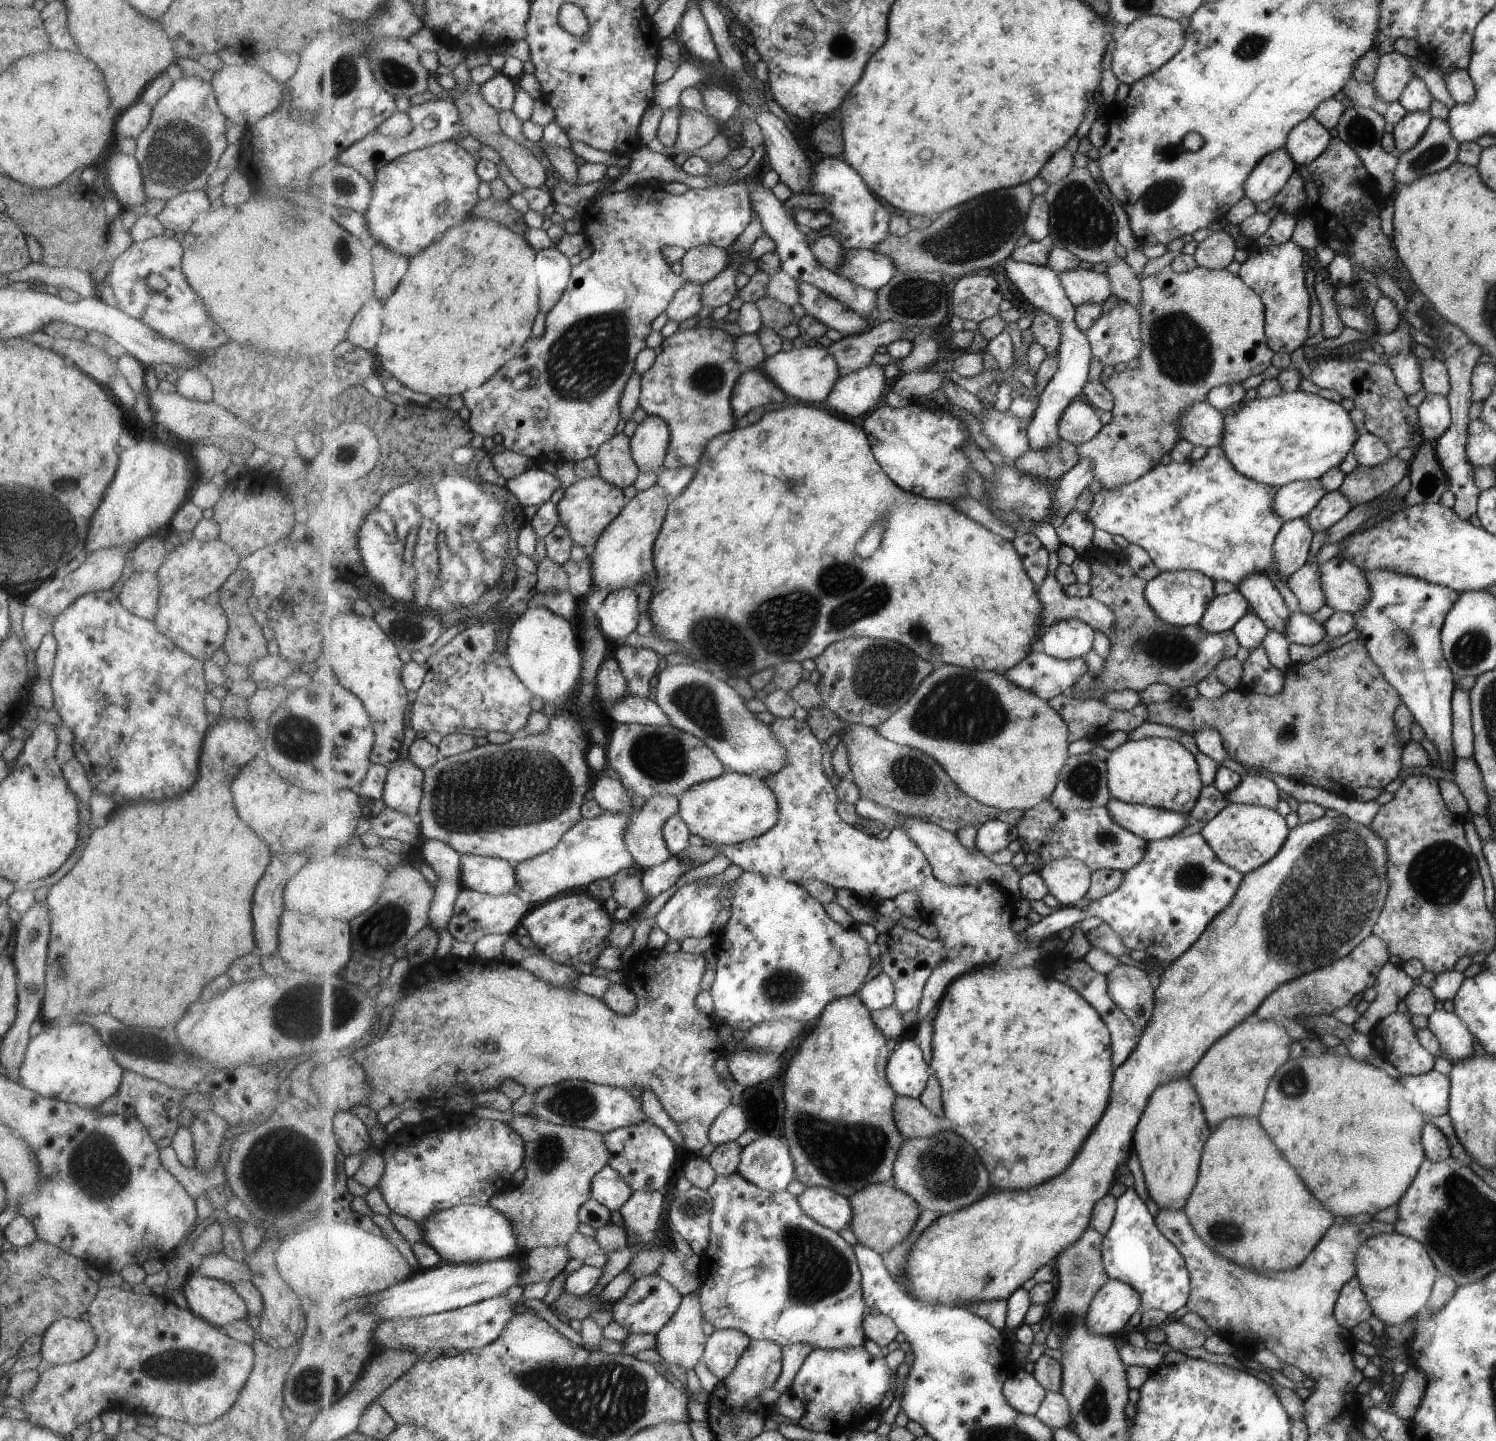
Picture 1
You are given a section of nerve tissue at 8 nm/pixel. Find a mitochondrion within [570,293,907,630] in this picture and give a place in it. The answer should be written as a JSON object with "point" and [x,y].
{"point":[707,380]}

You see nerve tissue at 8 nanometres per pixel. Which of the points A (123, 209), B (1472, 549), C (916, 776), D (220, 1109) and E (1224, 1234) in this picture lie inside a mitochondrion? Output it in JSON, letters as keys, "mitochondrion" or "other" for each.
{"A":"other","B":"other","C":"mitochondrion","D":"other","E":"mitochondrion"}

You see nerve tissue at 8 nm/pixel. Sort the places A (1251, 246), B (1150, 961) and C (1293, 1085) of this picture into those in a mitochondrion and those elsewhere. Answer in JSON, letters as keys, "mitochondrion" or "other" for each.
{"A":"other","B":"other","C":"mitochondrion"}

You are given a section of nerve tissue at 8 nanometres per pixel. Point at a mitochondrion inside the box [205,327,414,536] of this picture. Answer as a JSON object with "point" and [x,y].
{"point":[345,456]}

